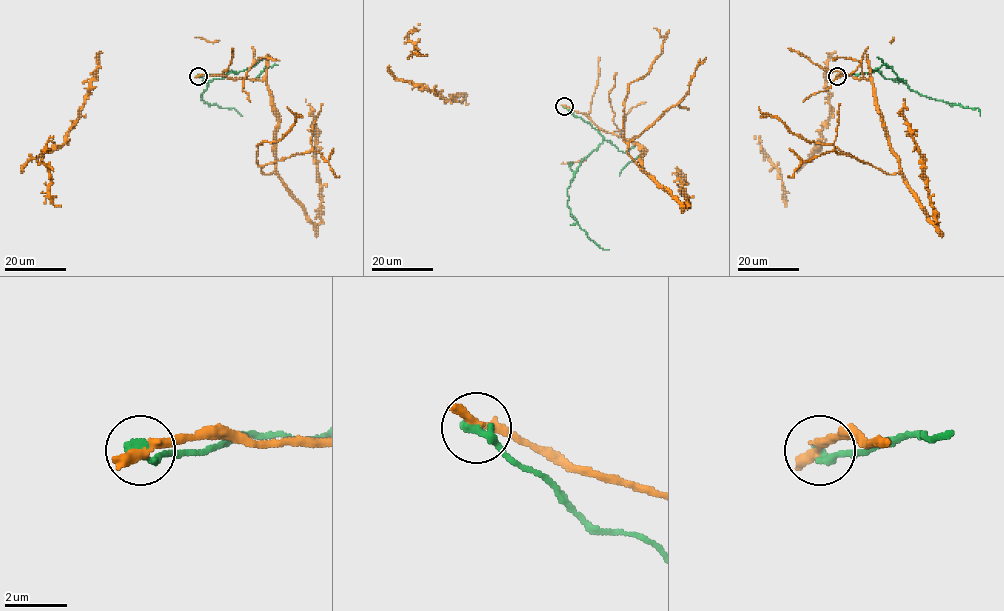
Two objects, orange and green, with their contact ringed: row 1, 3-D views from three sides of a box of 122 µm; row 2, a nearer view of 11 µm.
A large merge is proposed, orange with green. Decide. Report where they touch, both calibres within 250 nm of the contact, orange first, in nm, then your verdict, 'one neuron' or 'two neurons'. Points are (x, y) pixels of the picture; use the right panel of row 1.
at (837, 76); 400 nm thick on the orange side, 380 nm on the other; two neurons

